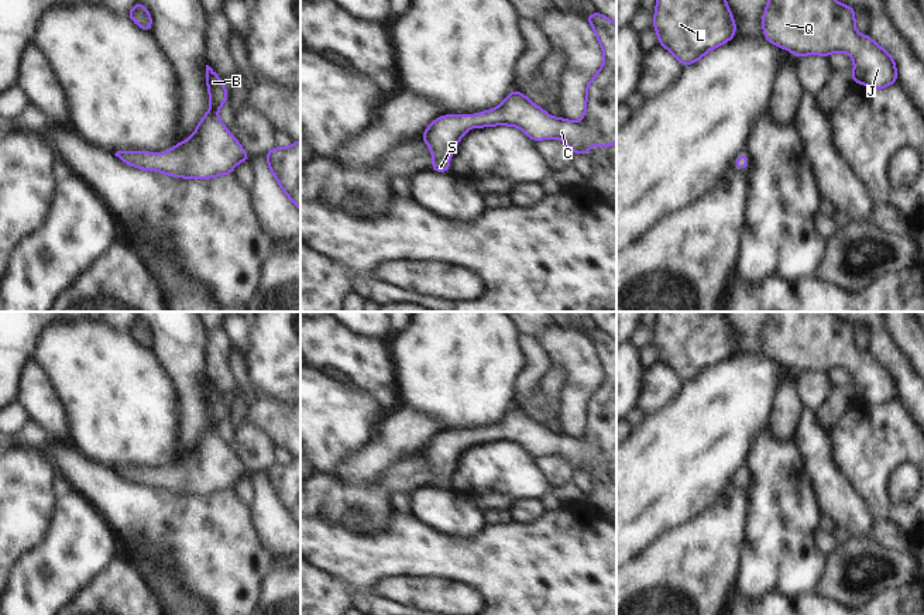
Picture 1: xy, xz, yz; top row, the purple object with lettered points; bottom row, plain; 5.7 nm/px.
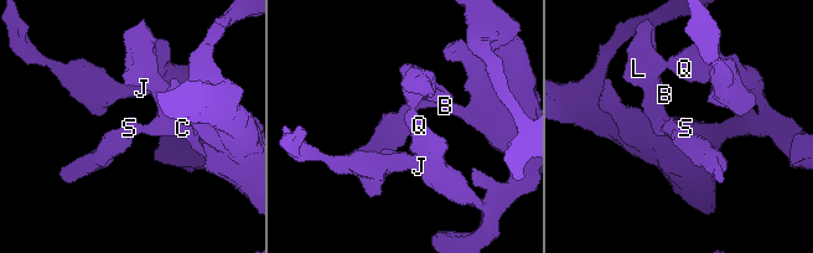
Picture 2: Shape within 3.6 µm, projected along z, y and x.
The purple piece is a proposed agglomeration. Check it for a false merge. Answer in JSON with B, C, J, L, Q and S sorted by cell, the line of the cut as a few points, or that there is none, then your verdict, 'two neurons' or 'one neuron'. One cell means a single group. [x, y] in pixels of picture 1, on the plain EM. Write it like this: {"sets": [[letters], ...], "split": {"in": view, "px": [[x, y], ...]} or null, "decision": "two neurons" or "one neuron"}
{"sets": [["B", "C", "J", "L", "Q", "S"]], "split": null, "decision": "one neuron"}

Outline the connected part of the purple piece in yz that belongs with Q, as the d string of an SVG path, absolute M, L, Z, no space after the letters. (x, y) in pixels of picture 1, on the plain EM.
M769 312L762 344L766 357L797 374L846 368L855 379L853 399L885 405L897 398L894 375L868 350L856 348L855 329L832 312Z

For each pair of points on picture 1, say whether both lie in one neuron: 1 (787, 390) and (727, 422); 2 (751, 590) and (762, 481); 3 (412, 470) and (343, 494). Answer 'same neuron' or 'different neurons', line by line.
1: different neurons
2: same neuron
3: same neuron

